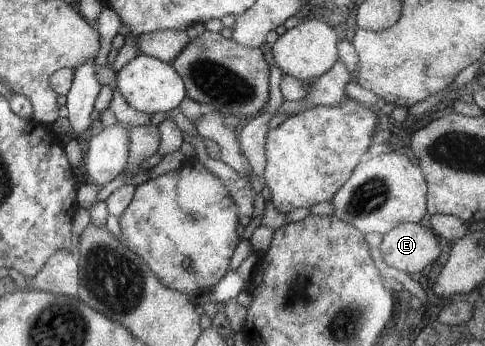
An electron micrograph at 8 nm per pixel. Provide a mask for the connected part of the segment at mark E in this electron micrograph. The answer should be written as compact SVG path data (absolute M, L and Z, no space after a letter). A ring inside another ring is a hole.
M413 222L392 227L378 245L385 265L405 273L421 272L439 255L440 239L431 229Z

